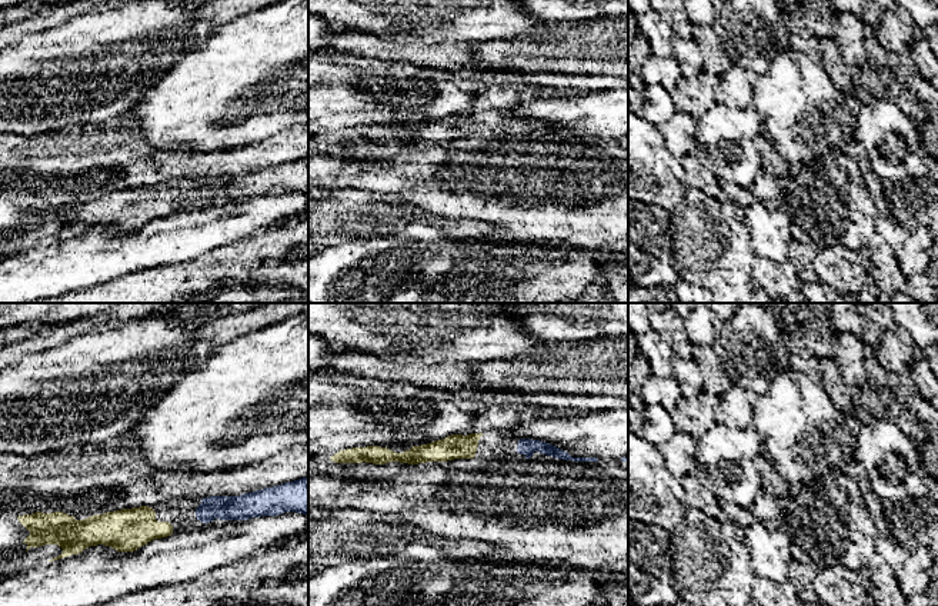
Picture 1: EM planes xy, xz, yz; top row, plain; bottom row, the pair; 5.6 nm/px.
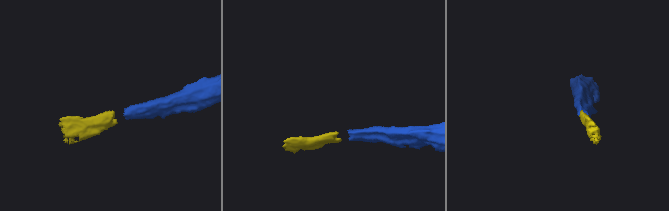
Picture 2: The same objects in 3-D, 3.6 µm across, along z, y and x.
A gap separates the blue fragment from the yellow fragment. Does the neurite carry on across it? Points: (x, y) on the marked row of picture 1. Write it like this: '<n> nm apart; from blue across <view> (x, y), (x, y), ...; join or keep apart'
150 nm apart; from blue across xy (196, 516), (172, 526); join

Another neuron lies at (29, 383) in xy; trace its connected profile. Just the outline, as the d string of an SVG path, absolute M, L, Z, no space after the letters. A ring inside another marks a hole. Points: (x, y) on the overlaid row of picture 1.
M178 316L128 317L124 323L76 336L61 346L24 354L0 370L0 453L41 454L76 444L114 443L127 437L134 424L181 376L203 366L216 349L196 336Z

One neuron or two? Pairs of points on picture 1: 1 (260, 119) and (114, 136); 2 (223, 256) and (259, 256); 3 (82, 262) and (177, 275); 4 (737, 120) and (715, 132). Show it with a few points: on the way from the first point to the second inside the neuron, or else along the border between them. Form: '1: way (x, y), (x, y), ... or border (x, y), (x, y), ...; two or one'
1: border (126, 117), (137, 125), (150, 146), (170, 152); two
2: way (232, 256), (250, 256); one
3: border (174, 262), (136, 270), (110, 282); two
4: way (731, 126), (721, 132); one

